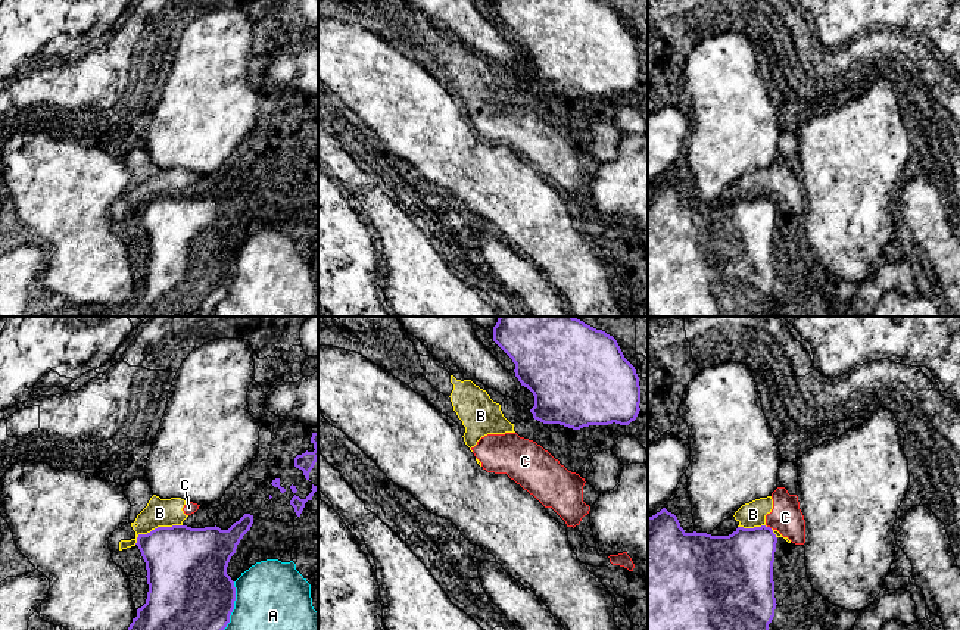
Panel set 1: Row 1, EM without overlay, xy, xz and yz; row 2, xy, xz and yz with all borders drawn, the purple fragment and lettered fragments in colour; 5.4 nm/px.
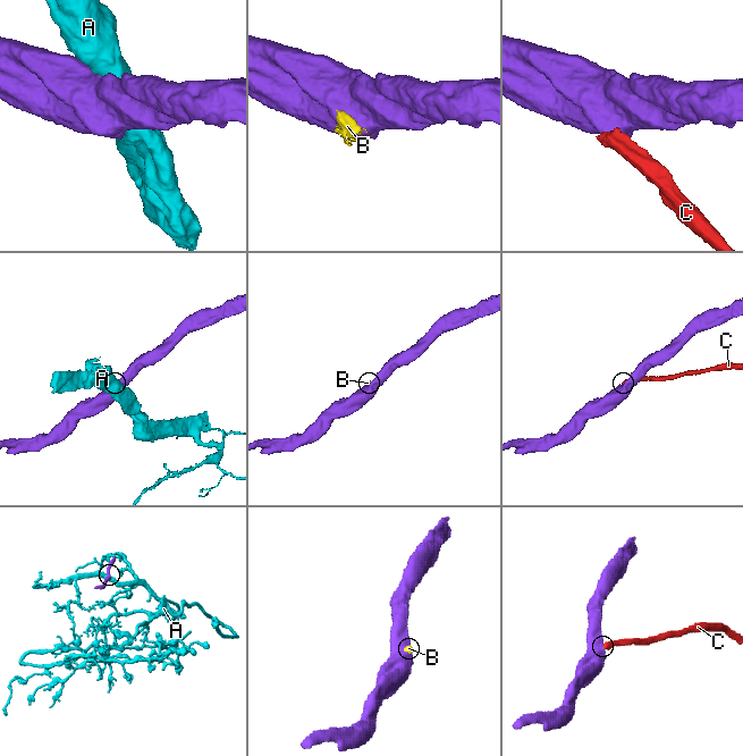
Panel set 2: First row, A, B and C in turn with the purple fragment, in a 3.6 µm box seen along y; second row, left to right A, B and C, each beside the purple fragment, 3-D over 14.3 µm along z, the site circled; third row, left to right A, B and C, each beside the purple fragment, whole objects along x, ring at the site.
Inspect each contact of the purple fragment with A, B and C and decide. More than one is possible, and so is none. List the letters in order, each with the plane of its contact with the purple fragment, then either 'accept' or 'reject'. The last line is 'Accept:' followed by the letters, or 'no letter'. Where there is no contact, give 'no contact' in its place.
A: meets purple in xy; reject
B: meets purple in xy; reject
C: meets purple in yz; reject
Accept: no letter

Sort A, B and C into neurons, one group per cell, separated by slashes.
A / B C

